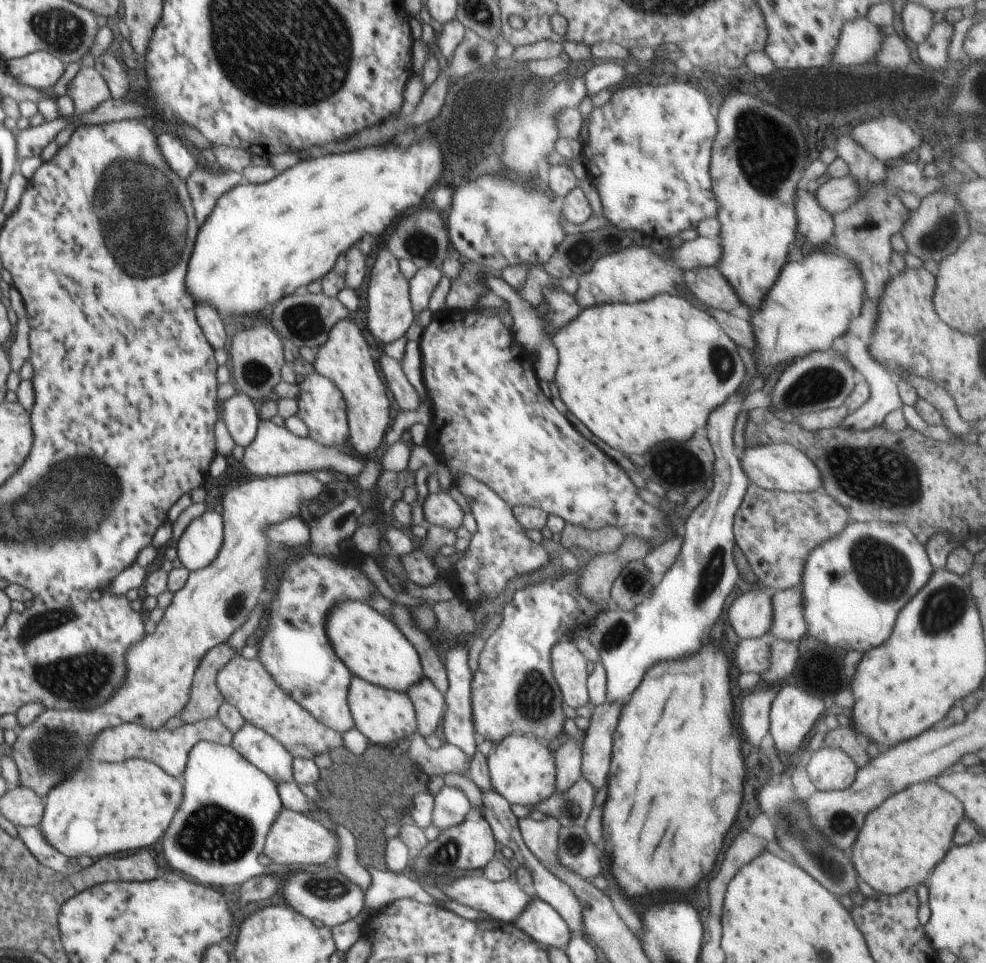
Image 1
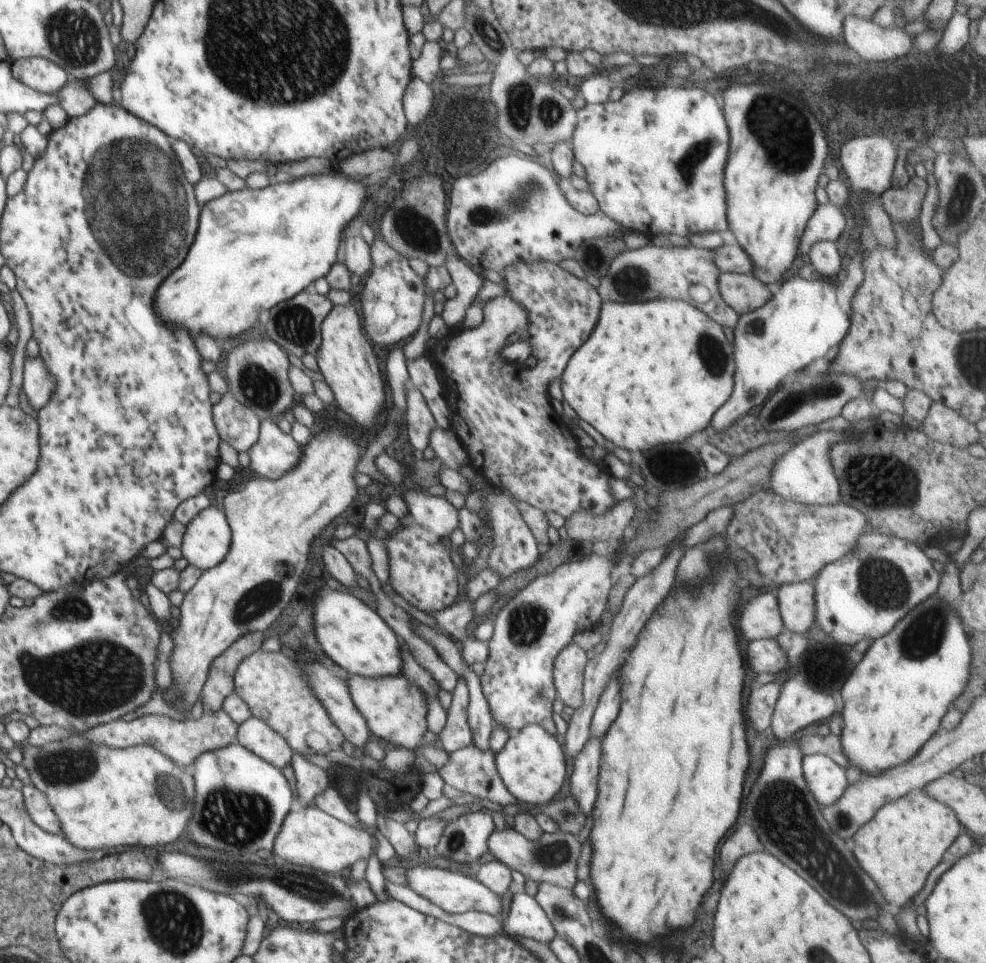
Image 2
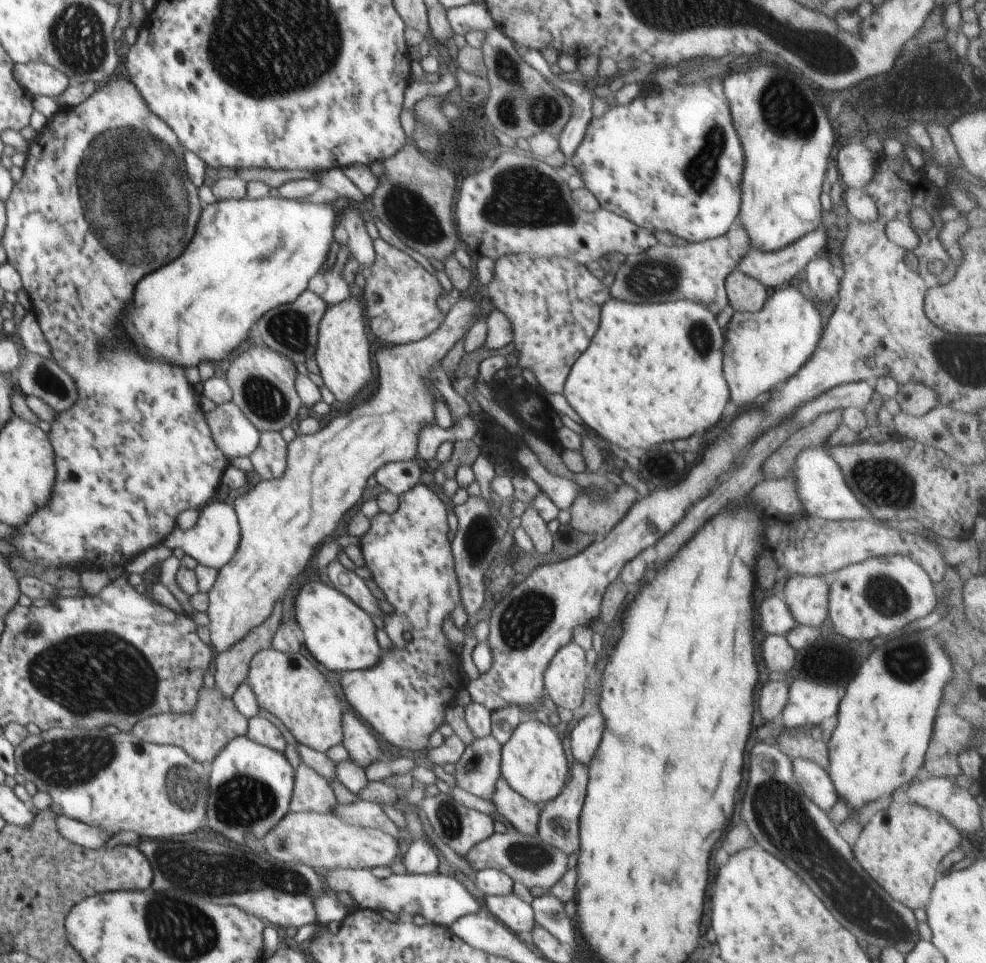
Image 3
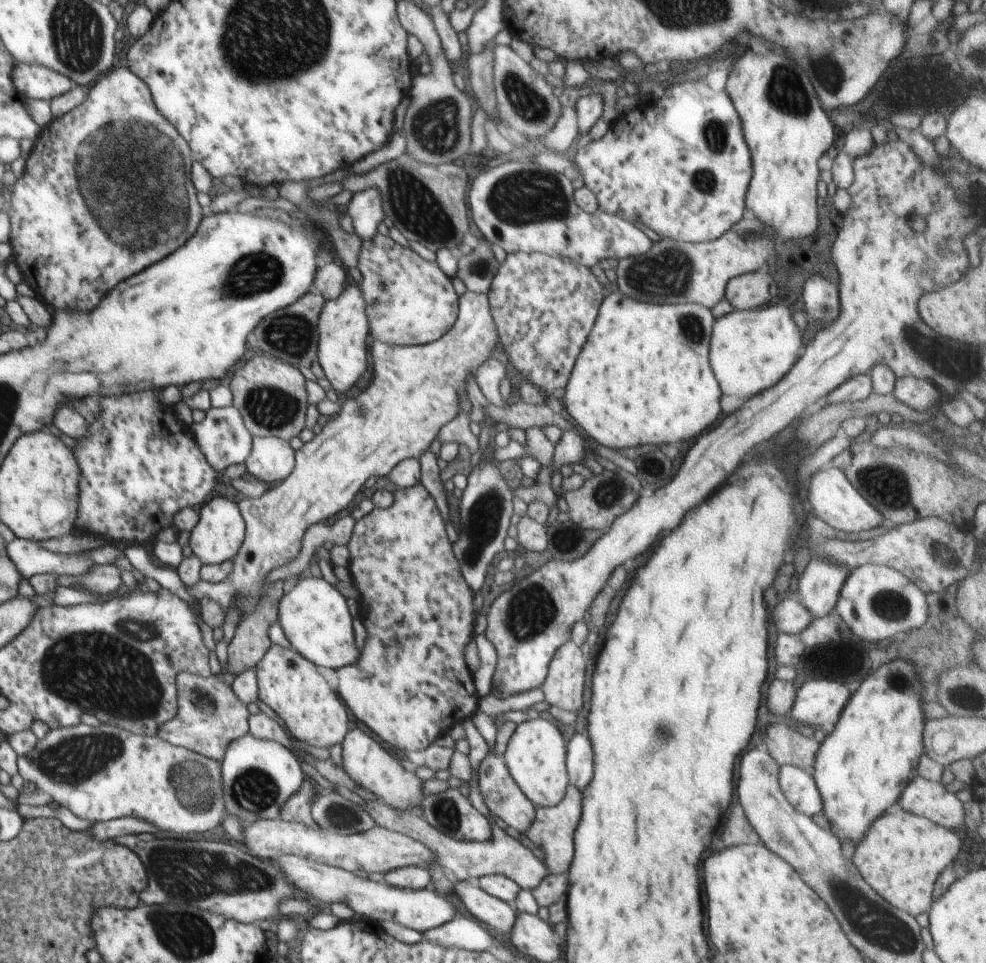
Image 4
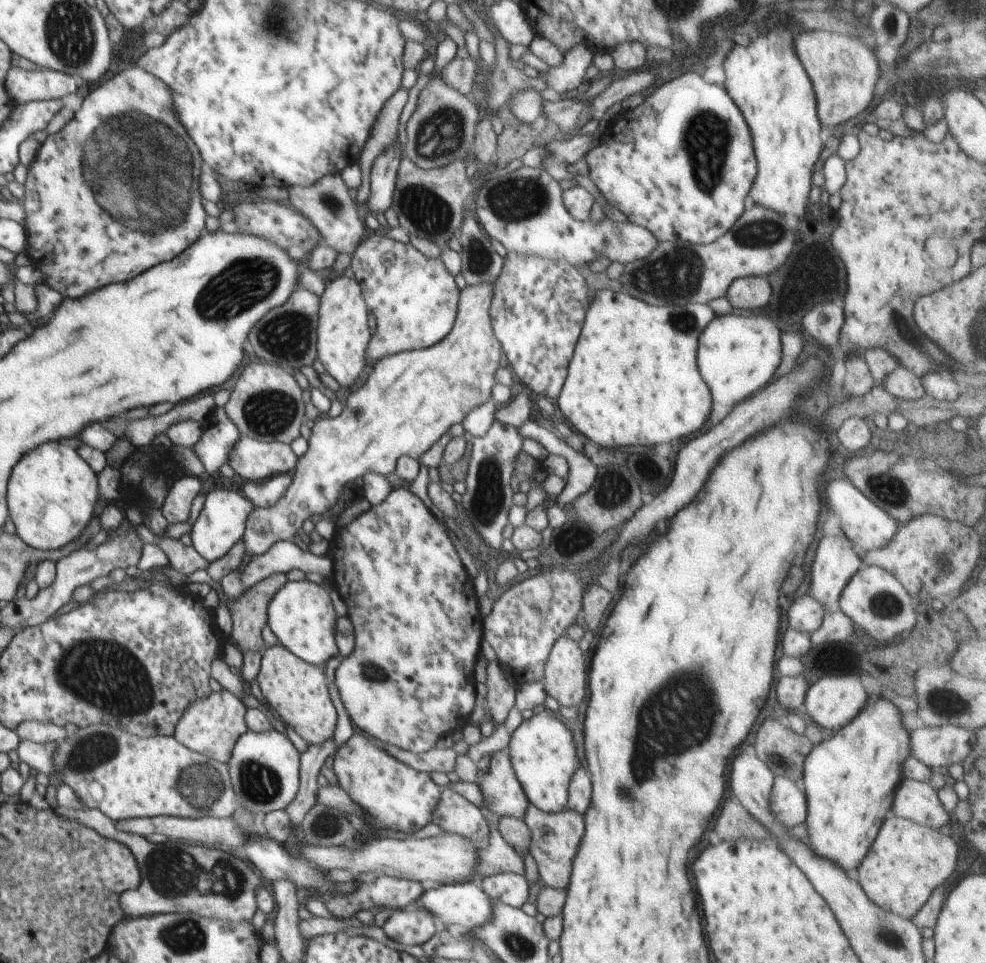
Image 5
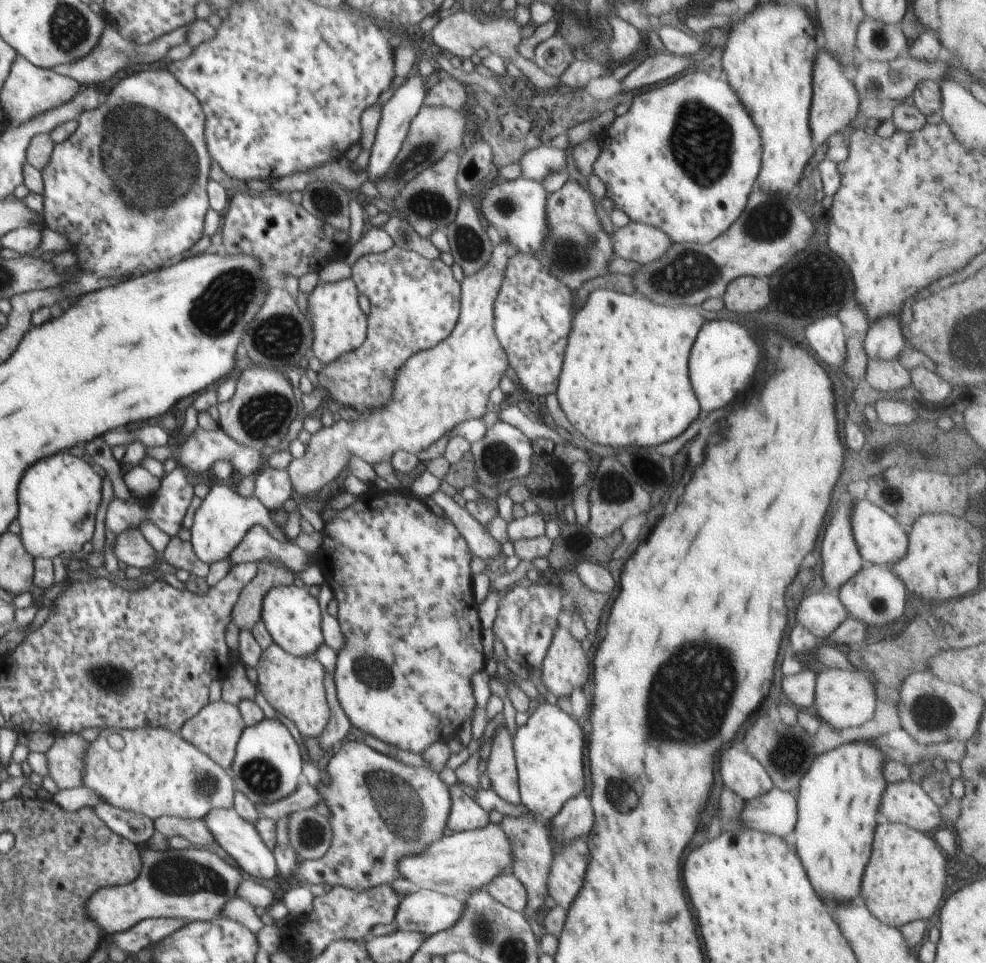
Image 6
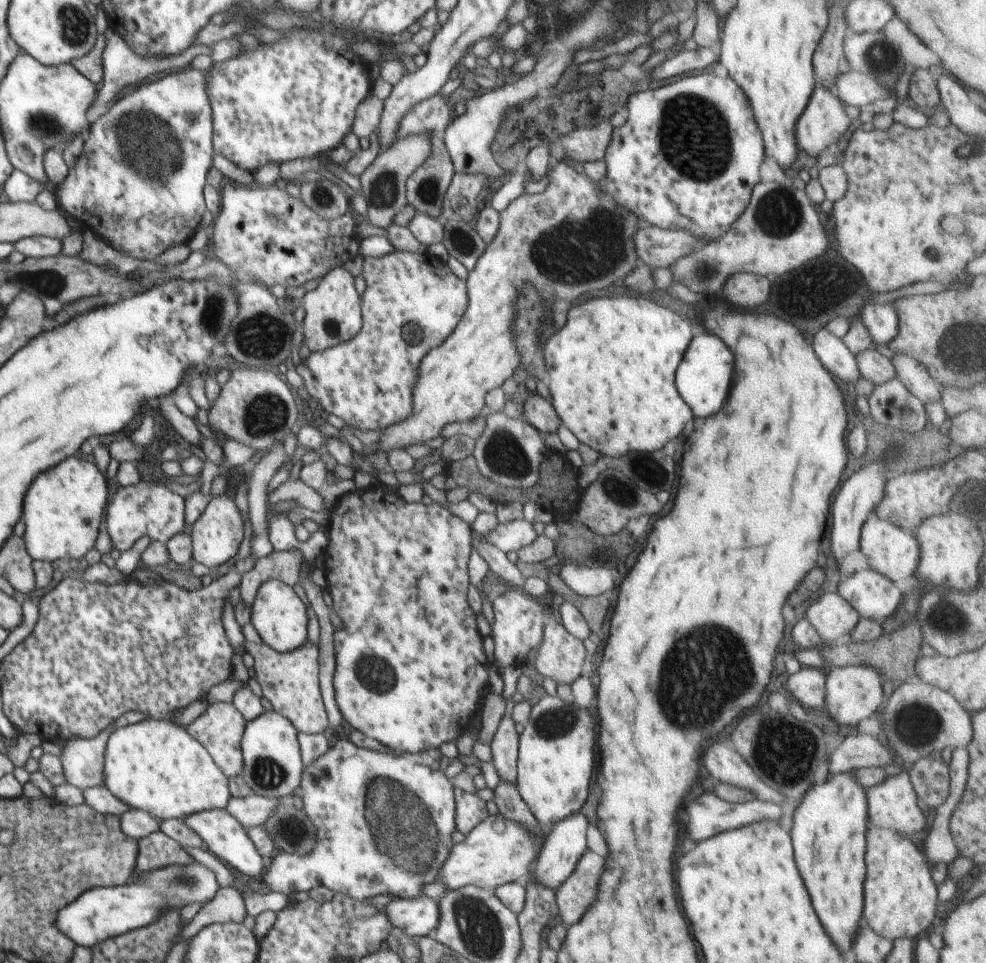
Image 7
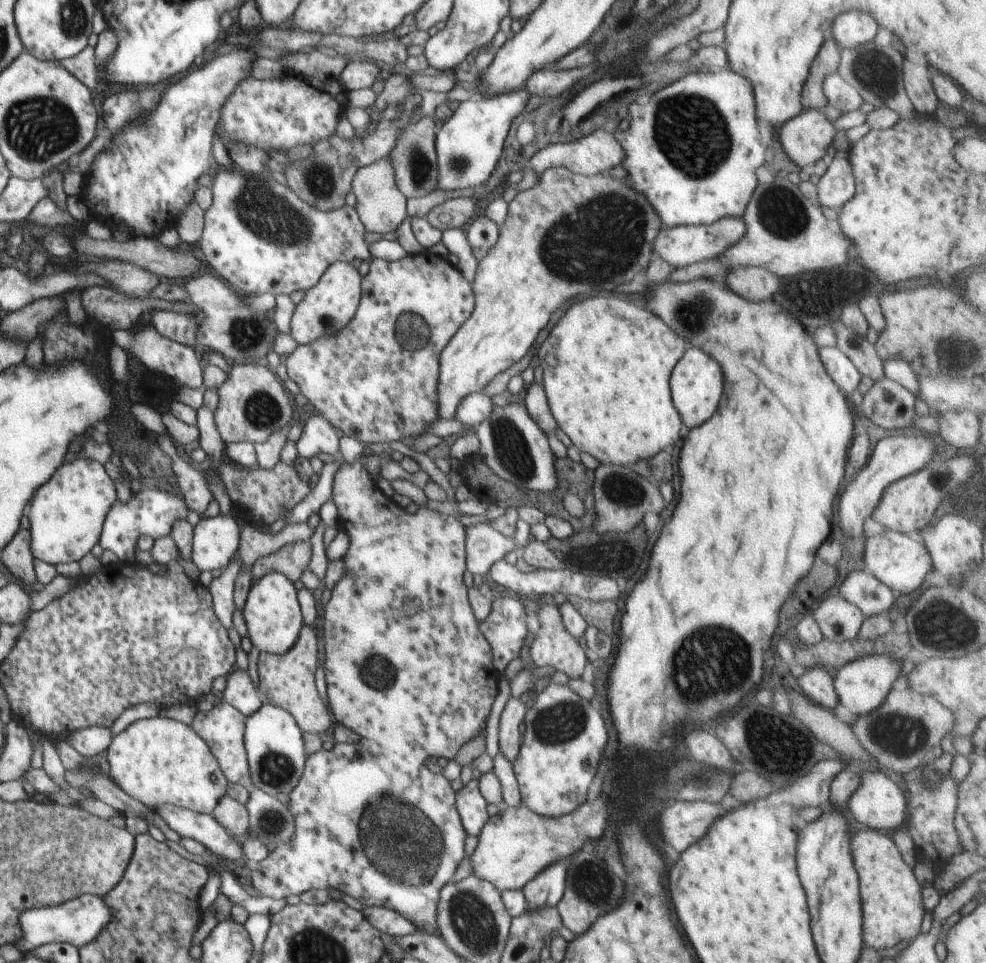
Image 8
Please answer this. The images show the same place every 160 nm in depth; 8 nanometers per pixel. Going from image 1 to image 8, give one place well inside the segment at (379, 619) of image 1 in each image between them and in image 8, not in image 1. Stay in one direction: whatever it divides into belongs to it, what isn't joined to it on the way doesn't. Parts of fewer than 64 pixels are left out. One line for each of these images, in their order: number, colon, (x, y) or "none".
2: (351, 634)
3: (341, 636)
4: (315, 618)
5: (300, 614)
6: (292, 617)
7: (280, 617)
8: (272, 614)

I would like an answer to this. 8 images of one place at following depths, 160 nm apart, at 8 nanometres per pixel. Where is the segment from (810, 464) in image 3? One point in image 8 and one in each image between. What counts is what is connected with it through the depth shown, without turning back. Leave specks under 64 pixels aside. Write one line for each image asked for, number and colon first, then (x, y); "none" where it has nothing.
4: (833, 498)
5: (869, 527)
6: (881, 540)
7: (891, 552)
8: (901, 563)

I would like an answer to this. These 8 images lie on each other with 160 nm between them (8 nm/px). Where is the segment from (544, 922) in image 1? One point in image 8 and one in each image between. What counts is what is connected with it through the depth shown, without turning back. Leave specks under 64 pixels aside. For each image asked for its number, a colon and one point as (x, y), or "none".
2: (526, 917)
3: (511, 911)
4: (500, 916)
5: (462, 904)
6: (428, 911)
7: (418, 917)
8: (388, 921)

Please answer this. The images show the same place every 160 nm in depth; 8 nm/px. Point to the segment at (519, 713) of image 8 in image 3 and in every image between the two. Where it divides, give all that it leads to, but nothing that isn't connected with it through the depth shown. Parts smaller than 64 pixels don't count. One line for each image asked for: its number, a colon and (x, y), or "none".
3: (524, 815)
4: (504, 798)
5: (503, 793)
6: (501, 766)
7: (505, 745)

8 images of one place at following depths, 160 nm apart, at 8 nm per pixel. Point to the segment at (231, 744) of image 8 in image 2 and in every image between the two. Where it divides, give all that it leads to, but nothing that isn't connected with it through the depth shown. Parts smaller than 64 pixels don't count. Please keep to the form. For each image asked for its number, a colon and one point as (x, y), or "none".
2: (184, 741)
3: (203, 732)
4: (210, 716)
5: (211, 726)
6: (215, 730)
7: (220, 727)

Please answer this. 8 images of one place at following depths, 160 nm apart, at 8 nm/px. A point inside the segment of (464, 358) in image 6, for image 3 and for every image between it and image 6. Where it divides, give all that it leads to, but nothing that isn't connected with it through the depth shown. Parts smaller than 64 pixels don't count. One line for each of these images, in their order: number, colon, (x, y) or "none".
3: (282, 520)
4: (416, 389)
5: (410, 399)

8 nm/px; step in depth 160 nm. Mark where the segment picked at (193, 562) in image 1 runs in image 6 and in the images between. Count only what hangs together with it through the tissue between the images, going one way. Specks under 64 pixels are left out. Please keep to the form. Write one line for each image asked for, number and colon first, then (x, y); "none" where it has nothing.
2: (207, 538)
3: (213, 540)
4: (218, 535)
5: (220, 525)
6: (224, 517)

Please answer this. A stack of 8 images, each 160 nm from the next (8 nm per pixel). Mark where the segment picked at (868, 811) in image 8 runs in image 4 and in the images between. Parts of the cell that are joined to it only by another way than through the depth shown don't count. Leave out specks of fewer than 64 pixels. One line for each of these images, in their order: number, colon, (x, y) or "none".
4: (922, 797)
5: (916, 801)
6: (906, 802)
7: (892, 804)

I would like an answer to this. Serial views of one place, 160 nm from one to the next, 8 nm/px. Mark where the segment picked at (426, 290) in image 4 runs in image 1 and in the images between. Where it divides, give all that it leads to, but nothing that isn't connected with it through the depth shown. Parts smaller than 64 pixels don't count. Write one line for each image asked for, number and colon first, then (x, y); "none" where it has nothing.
1: (390, 315)
2: (392, 300)
3: (400, 294)

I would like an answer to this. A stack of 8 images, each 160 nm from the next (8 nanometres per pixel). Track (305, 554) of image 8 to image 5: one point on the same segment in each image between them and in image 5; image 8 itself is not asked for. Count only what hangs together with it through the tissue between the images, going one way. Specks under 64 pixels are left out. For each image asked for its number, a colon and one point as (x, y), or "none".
5: (249, 612)
6: (247, 610)
7: (286, 566)

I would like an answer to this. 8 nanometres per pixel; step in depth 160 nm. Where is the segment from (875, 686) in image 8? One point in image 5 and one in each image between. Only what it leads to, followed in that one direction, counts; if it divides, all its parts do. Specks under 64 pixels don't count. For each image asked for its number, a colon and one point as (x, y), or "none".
5: (832, 702)
6: (844, 698)
7: (853, 693)

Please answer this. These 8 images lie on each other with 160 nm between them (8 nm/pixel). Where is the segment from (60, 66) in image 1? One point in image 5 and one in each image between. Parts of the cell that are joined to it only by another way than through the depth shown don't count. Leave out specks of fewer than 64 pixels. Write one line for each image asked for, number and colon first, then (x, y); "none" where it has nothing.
2: (42, 75)
3: (39, 79)
4: (32, 81)
5: (23, 86)

